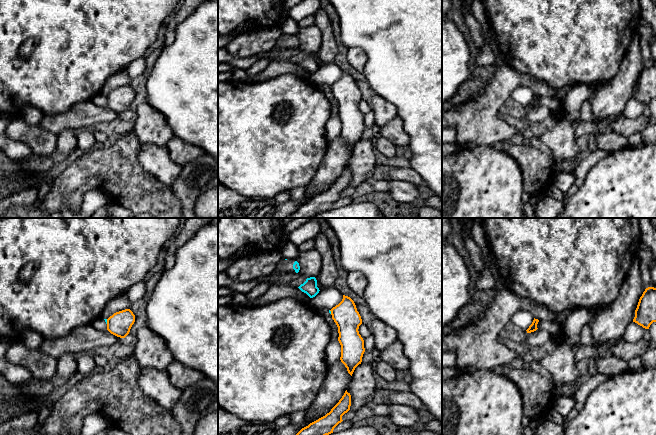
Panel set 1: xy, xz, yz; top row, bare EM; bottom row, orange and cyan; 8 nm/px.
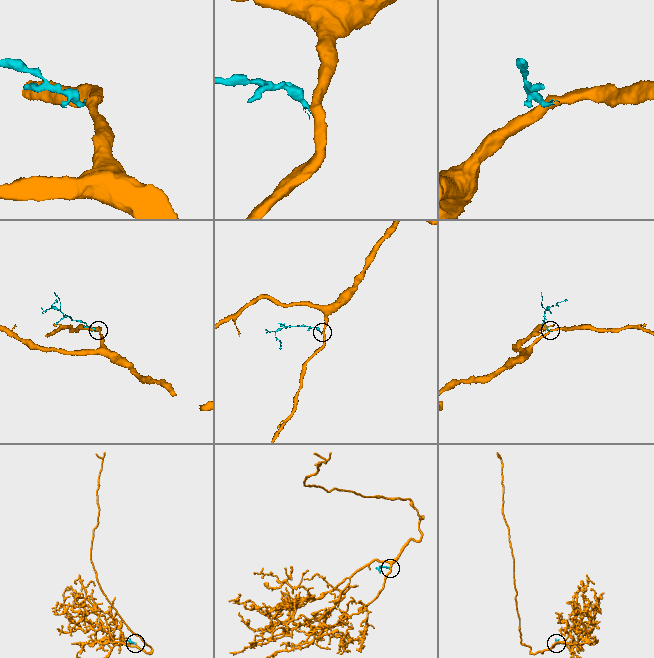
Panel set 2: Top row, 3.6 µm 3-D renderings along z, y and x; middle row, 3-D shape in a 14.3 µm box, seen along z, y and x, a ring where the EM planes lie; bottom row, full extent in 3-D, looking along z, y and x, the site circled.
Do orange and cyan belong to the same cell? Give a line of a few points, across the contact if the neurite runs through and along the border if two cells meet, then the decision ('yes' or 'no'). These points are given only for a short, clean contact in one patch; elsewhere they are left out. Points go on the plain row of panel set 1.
line xy (106, 95), (107, 99); no

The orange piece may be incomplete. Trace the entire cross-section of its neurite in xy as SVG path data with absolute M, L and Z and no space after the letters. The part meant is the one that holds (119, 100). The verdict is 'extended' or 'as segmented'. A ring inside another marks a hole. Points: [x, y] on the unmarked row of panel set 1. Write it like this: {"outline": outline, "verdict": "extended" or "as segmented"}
{"outline": "M130 85L114 89L107 95L107 106L120 114L125 114L135 98L135 91Z", "verdict": "as segmented"}

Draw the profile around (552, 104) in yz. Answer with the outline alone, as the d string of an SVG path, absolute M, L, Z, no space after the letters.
M539 97L537 104L547 107L551 112L555 112L561 106L561 102L552 97Z

